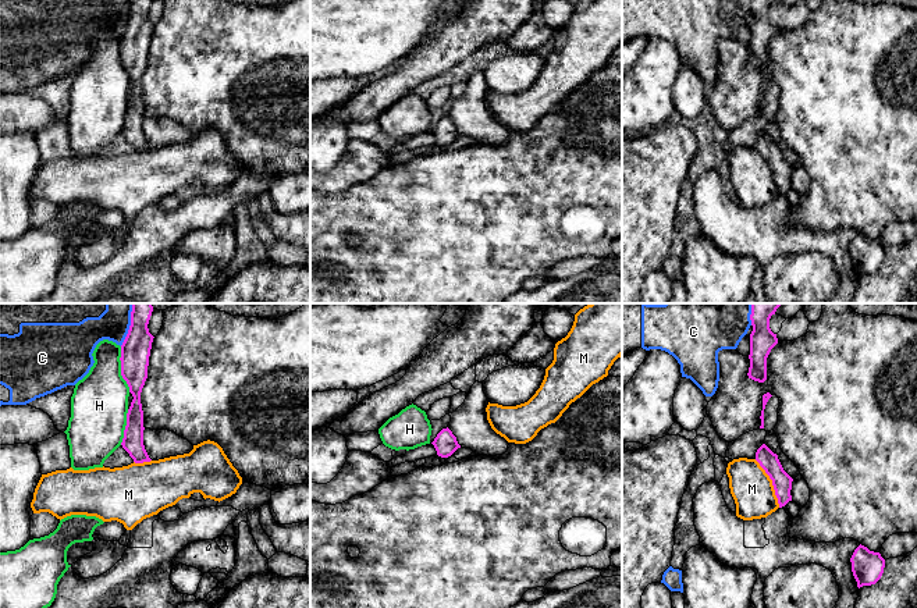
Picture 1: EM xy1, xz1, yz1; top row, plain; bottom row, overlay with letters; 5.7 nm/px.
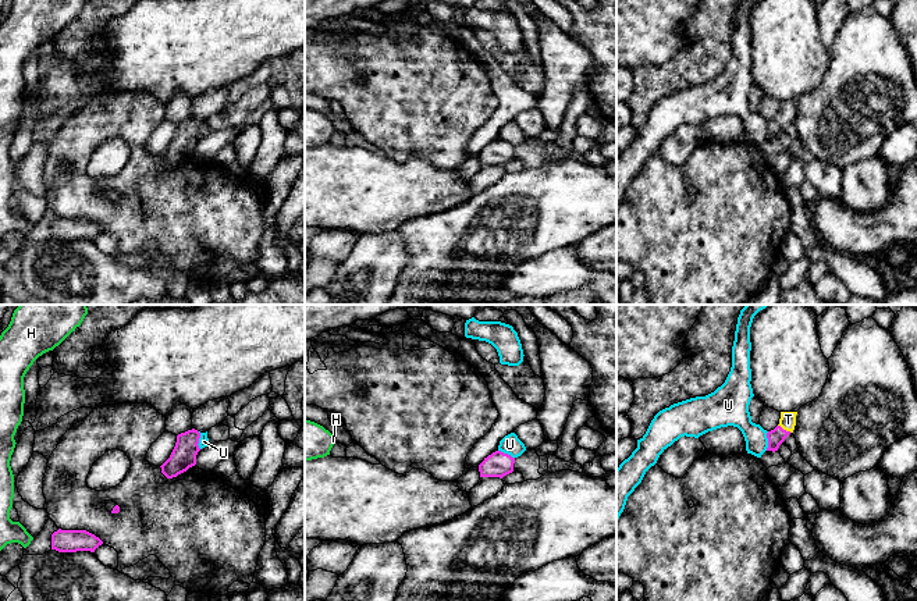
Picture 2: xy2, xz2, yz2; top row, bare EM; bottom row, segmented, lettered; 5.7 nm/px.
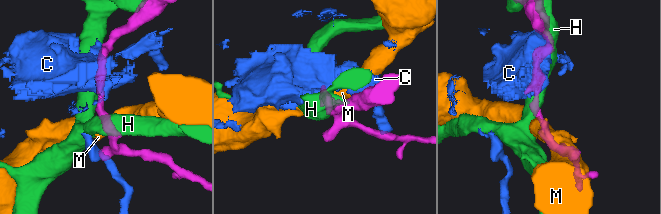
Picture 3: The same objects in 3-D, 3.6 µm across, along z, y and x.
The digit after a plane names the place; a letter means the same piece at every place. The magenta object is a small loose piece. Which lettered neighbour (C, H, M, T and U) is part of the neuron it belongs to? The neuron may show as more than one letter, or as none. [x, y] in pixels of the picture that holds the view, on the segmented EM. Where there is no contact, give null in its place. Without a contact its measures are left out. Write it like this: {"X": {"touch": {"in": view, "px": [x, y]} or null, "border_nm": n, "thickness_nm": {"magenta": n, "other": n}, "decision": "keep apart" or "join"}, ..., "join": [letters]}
{"C": {"touch": {"in": "xy1", "px": [131, 324]}, "border_nm": 260, "thickness_nm": {"magenta": 170, "other": 190}, "decision": "keep apart"}, "H": {"touch": {"in": "xy1", "px": [121, 369]}, "border_nm": 280, "thickness_nm": {"magenta": 170, "other": 340}, "decision": "keep apart"}, "M": {"touch": {"in": "yz1", "px": [772, 483]}, "border_nm": 320, "thickness_nm": {"magenta": 110, "other": 240}, "decision": "keep apart"}, "T": {"touch": {"in": "yz2", "px": [785, 430]}, "border_nm": 90, "thickness_nm": {"magenta": 100, "other": 100}, "decision": "join"}, "U": {"touch": {"in": "yz2", "px": [768, 441]}, "border_nm": 110, "thickness_nm": {"magenta": 100, "other": 150}, "decision": "keep apart"}, "join": ["T"]}

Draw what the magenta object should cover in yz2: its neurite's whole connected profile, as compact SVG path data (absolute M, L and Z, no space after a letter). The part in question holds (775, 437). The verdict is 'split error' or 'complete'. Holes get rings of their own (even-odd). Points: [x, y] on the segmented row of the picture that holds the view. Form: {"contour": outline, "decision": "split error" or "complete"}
{"contour": "M781 412L779 424L767 433L768 448L767 451L778 451L779 445L785 441L785 438L793 433L796 426L796 415L797 412Z", "decision": "split error"}

